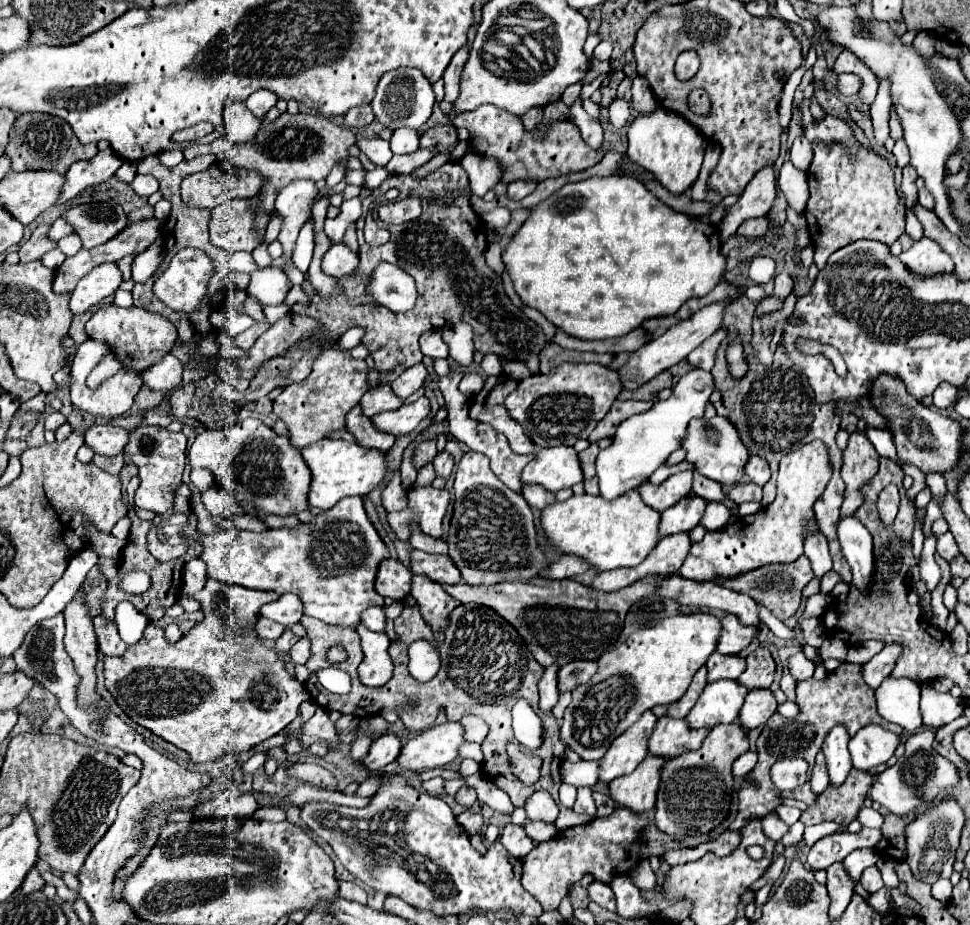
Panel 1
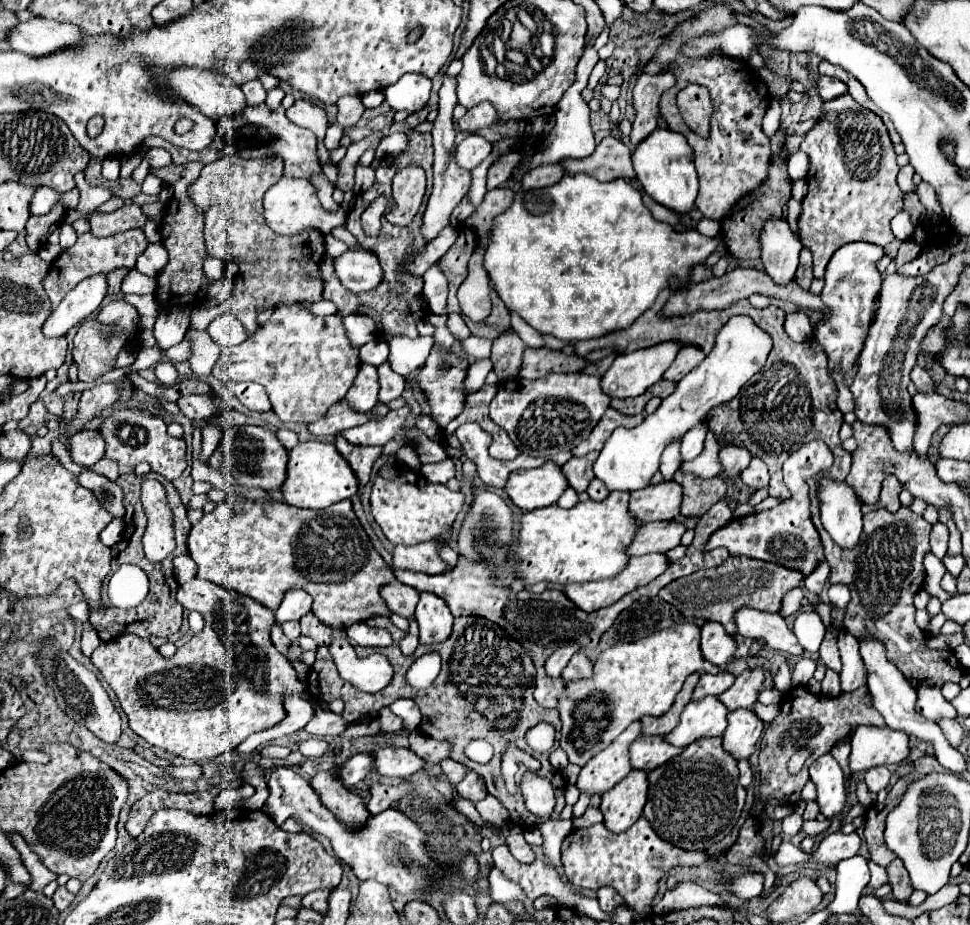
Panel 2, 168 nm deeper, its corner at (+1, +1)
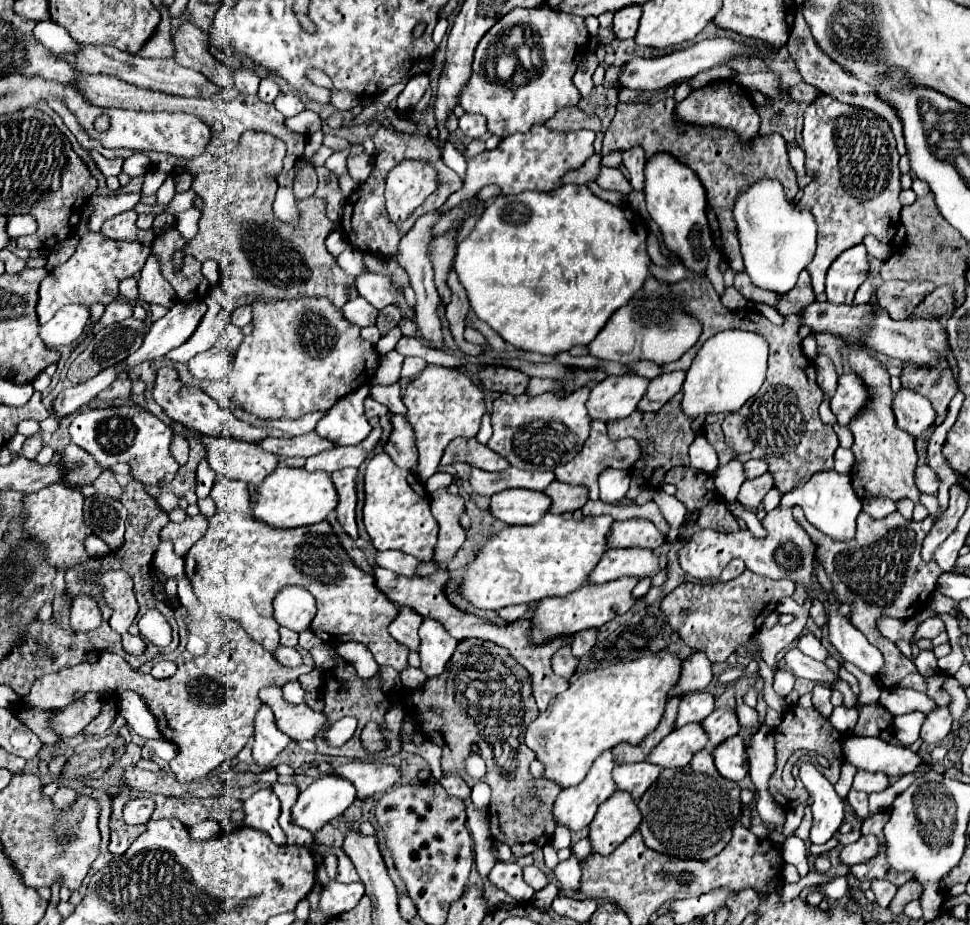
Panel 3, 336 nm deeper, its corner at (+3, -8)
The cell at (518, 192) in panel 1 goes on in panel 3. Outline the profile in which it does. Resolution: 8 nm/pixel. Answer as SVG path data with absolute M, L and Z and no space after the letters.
M593 154L585 166L577 168L577 170L571 170L569 174L565 174L563 182L565 184L589 184L589 182L595 182L597 180L597 174L601 170L601 156L599 154Z

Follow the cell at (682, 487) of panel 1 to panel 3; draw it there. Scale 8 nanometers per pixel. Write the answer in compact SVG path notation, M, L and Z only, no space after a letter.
M631 518L625 522L613 522L607 542L609 542L609 548L637 548L637 546L641 546L647 550L655 550L665 542L665 538L655 528L653 522L641 520L641 518Z

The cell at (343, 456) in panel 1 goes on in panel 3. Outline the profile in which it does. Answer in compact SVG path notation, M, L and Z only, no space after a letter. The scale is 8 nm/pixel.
M279 466L255 488L251 494L251 514L259 522L265 522L273 528L297 528L297 526L311 526L327 518L337 506L337 490L331 482L331 476L325 472L309 474L303 468L287 468Z

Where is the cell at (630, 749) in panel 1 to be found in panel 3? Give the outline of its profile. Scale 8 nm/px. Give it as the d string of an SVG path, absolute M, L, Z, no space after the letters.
M607 750L593 762L589 774L579 786L561 790L553 804L555 824L567 826L571 832L585 828L593 820L599 804L603 804L615 792L611 778L613 768L613 754Z

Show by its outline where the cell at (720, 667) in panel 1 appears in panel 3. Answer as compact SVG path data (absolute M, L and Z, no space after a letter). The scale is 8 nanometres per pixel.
M709 692L685 694L681 698L681 706L679 706L675 728L685 726L689 722L703 722L705 716L709 716L713 712L713 708L715 708L713 694L709 694Z

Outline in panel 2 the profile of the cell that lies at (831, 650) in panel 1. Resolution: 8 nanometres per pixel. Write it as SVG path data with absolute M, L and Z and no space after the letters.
M802 658L792 672L793 687L806 686L813 677L817 662L812 658Z

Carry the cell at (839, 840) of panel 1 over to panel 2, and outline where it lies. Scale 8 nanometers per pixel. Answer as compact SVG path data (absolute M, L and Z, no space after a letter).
M841 831L837 833L829 833L819 847L809 853L809 861L815 861L819 865L837 865L841 859L849 859L853 855L857 855L861 847L861 837L857 833L845 835Z

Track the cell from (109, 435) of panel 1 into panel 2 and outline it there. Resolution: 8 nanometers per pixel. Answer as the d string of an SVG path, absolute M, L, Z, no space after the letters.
M79 431L71 439L71 457L81 467L93 467L99 459L103 459L103 435L99 431Z

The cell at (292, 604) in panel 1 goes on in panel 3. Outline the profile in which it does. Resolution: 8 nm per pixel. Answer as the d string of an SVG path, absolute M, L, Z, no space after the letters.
M299 586L283 588L273 600L273 608L275 608L277 624L293 632L307 630L317 612L313 594L309 594L309 590Z

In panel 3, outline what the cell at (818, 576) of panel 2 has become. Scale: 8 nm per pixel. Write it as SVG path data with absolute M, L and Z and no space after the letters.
M813 600L811 610L809 610L809 616L813 618L813 622L815 622L819 628L823 628L823 626L825 626L825 622L827 622L827 612L825 612L825 606L823 606L819 600Z

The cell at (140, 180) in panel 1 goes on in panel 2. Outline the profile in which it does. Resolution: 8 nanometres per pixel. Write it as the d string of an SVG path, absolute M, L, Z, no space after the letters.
M147 147L145 149L141 149L141 155L143 155L143 163L133 171L133 175L131 175L131 179L135 181L135 183L143 183L145 181L145 177L147 177L147 173L149 173L149 163L145 161L145 151L147 151Z

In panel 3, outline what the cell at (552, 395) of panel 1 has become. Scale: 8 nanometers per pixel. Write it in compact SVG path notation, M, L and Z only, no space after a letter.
M589 388L577 390L567 398L559 398L553 392L545 392L535 398L529 398L525 394L521 396L501 394L493 402L491 412L493 436L487 446L493 452L501 454L515 468L555 470L557 466L573 460L589 436L591 420L585 408L587 398Z

